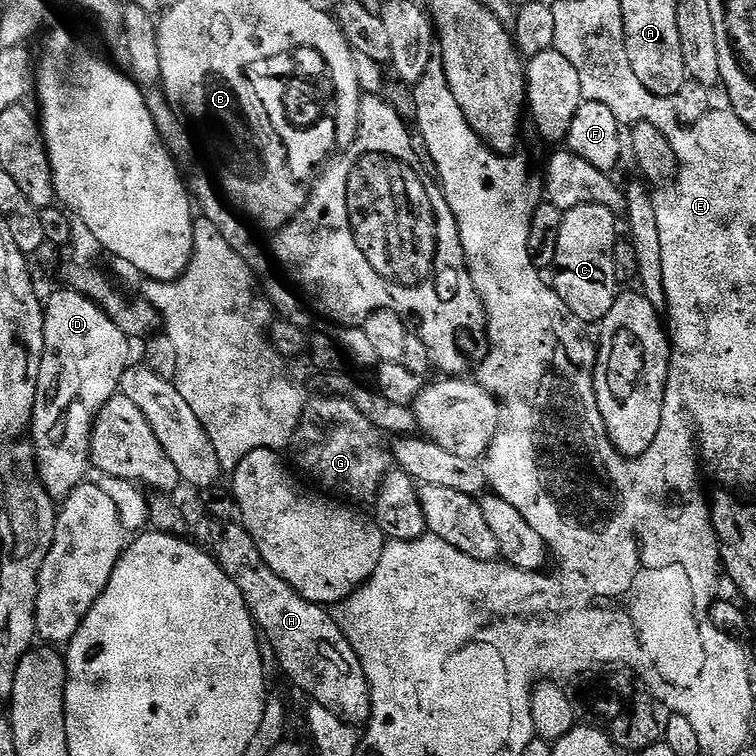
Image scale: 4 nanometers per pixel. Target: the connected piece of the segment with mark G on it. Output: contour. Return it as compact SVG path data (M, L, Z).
M325 395L323 399L309 399L304 405L294 437L297 466L320 487L317 489L333 497L357 505L375 501L394 464L386 444L380 441L383 440L381 433L358 414L349 400L332 395Z

